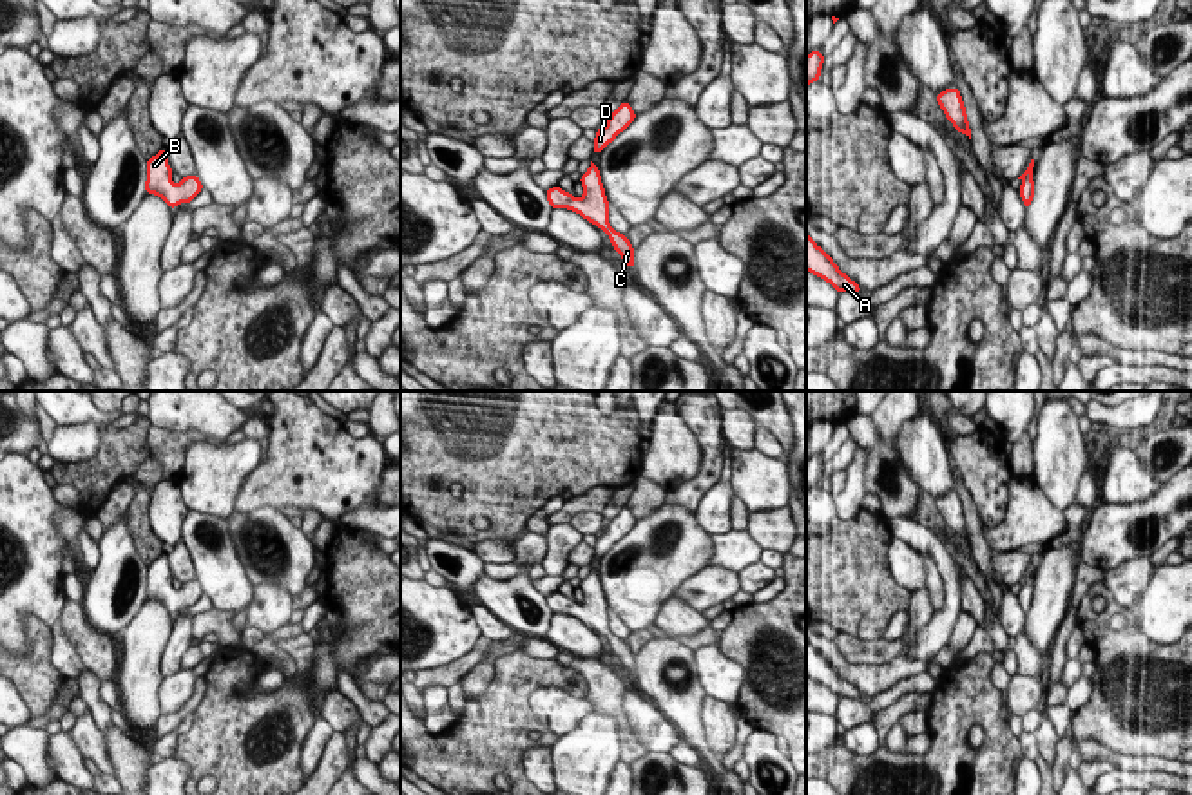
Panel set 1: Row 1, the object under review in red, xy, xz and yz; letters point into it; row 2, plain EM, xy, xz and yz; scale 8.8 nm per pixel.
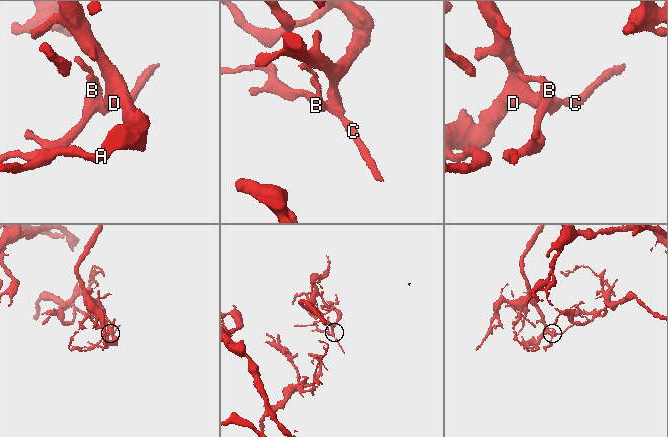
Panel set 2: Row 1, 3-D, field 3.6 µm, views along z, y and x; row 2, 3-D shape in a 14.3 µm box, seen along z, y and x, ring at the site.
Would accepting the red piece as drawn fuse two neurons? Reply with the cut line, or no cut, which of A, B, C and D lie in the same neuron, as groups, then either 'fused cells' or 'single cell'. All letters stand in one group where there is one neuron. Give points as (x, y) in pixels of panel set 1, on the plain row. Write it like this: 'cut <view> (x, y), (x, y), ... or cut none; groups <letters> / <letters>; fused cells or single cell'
cut none; groups A B C D; single cell

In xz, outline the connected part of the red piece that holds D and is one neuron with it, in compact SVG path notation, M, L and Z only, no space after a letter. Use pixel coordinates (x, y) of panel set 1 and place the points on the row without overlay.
M623 507L616 518L610 520L605 532L600 532L594 543L594 560L600 560L609 549L616 545L636 523L630 509Z

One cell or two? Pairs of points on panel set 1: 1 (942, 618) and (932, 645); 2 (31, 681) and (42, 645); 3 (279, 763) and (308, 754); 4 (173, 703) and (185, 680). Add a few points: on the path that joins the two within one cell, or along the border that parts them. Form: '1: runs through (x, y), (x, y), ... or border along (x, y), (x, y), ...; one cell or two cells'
1: runs through (941, 625), (933, 638); one cell
2: runs through (35, 672), (40, 654); one cell
3: border along (316, 718), (301, 748), (301, 775); two cells
4: runs through (173, 698), (180, 685); one cell

